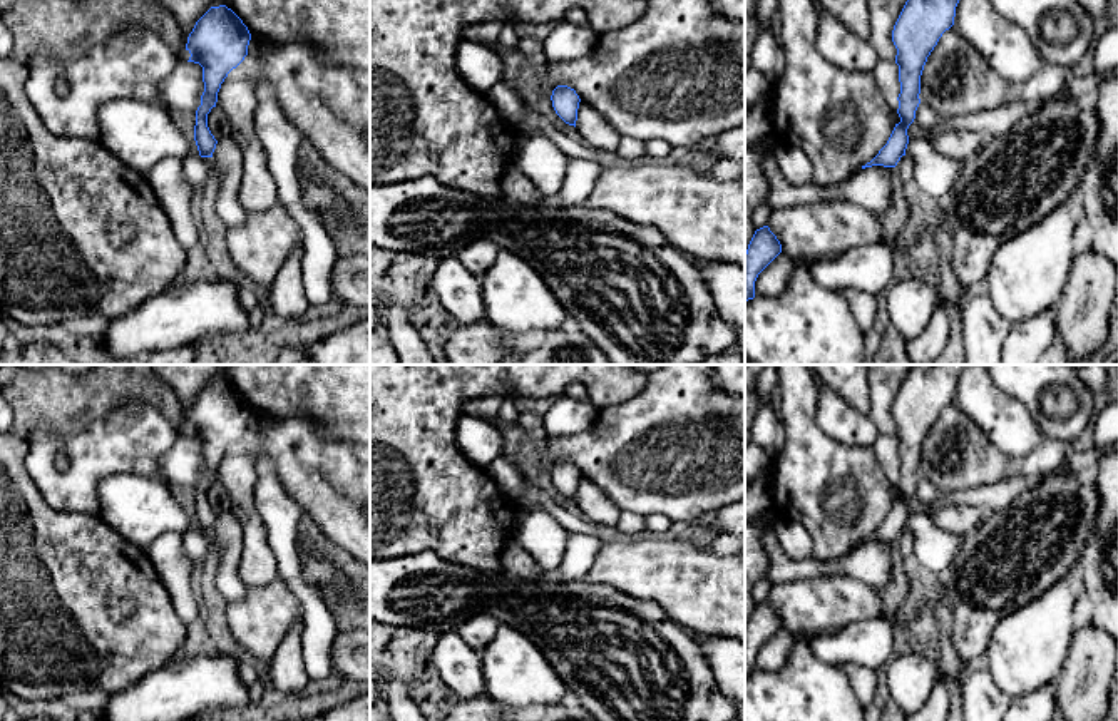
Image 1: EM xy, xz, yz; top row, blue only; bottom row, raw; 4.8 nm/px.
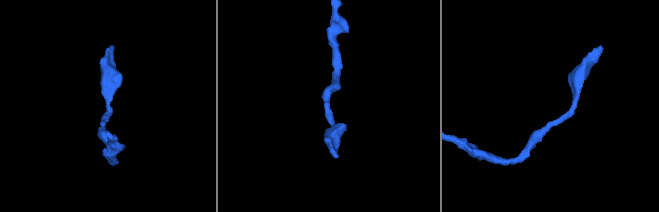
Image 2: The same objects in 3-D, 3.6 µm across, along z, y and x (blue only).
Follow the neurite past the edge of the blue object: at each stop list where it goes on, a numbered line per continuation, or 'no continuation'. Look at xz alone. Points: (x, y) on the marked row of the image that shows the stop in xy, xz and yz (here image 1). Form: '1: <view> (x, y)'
no continuation

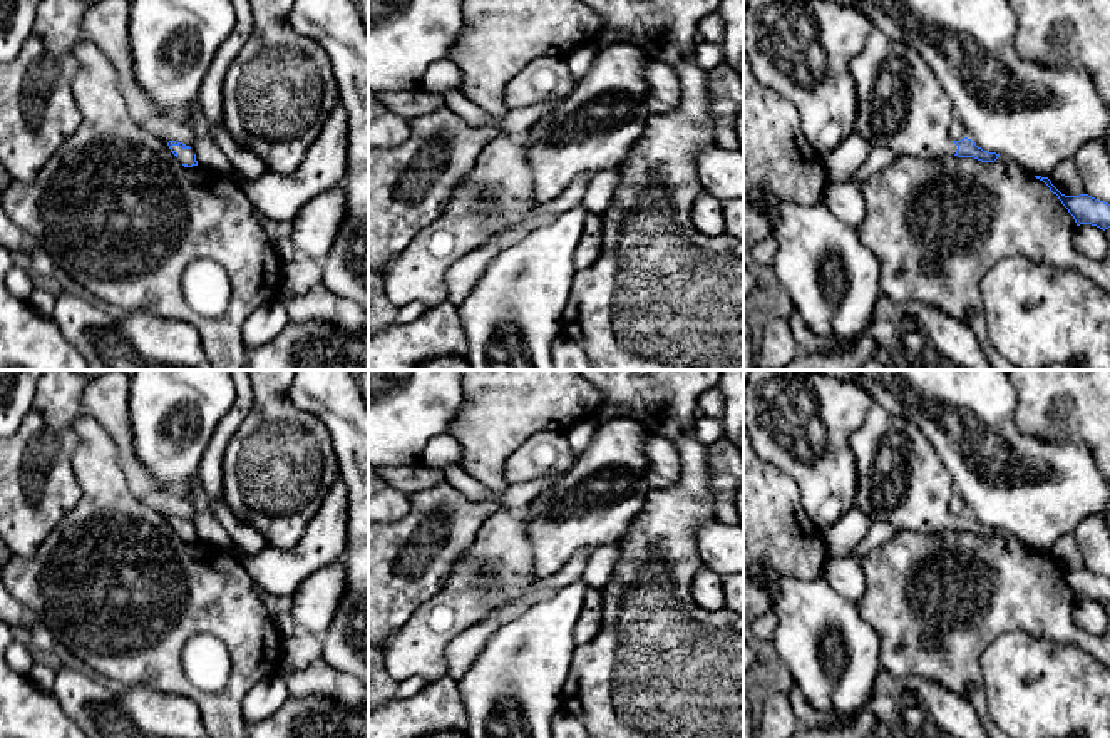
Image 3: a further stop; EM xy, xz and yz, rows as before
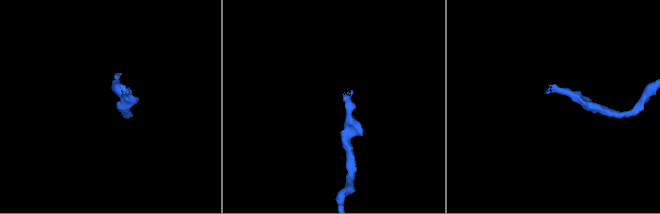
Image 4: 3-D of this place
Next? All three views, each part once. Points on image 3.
1: xy (184, 156)

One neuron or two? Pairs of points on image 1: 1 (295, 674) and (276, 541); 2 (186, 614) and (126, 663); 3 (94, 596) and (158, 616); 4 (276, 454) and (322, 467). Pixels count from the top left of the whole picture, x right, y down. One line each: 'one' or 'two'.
1: two
2: two
3: one
4: one

